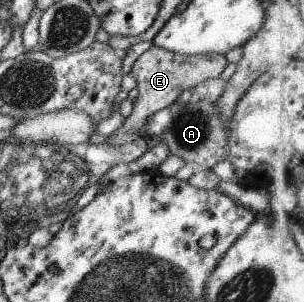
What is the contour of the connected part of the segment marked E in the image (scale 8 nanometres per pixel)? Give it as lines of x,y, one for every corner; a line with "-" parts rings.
154,45
147,48
131,67
131,73
136,81
136,89
139,93
138,98
133,103
131,114
123,121
121,128
107,136
106,143
111,146
121,146
130,143
134,138
140,137
139,129
144,126
148,115
162,108
167,108
181,95
184,89
218,78
227,65
226,60
225,56
215,53
185,56

